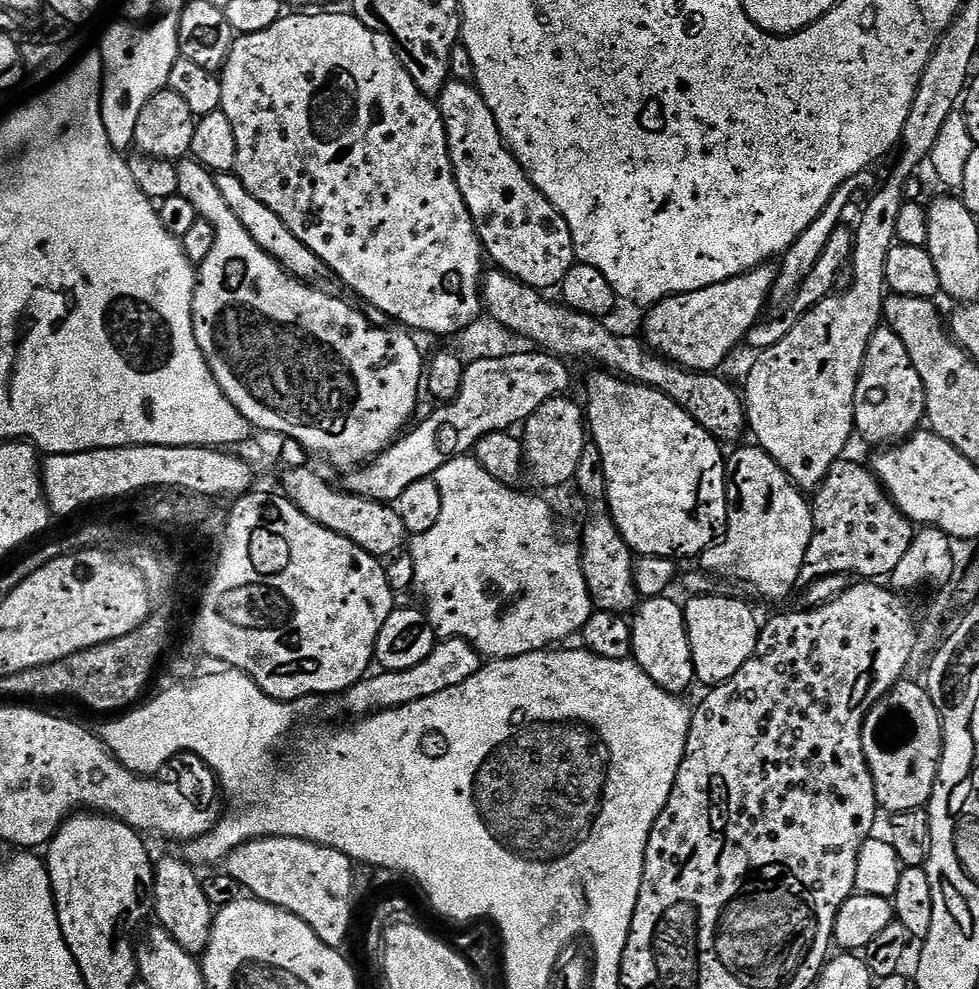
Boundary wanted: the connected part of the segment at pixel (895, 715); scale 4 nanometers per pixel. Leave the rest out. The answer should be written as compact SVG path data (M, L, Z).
M897 686L881 698L870 710L868 721L862 726L862 750L874 782L877 805L888 814L924 808L932 796L938 778L940 759L944 753L944 727L927 687Z

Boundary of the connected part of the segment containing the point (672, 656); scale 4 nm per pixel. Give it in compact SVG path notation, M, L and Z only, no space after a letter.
M665 594L645 599L635 609L631 617L632 625L632 655L637 666L662 690L673 694L684 694L696 680L694 662L690 654L690 638L686 634L686 618L681 601L671 600L671 595Z

